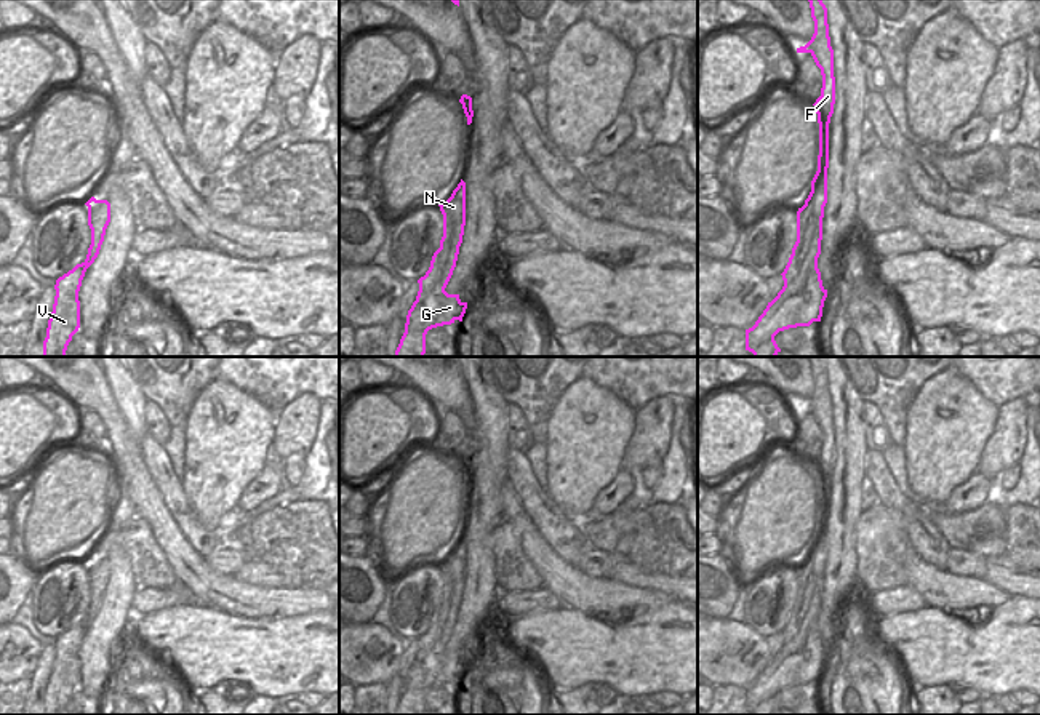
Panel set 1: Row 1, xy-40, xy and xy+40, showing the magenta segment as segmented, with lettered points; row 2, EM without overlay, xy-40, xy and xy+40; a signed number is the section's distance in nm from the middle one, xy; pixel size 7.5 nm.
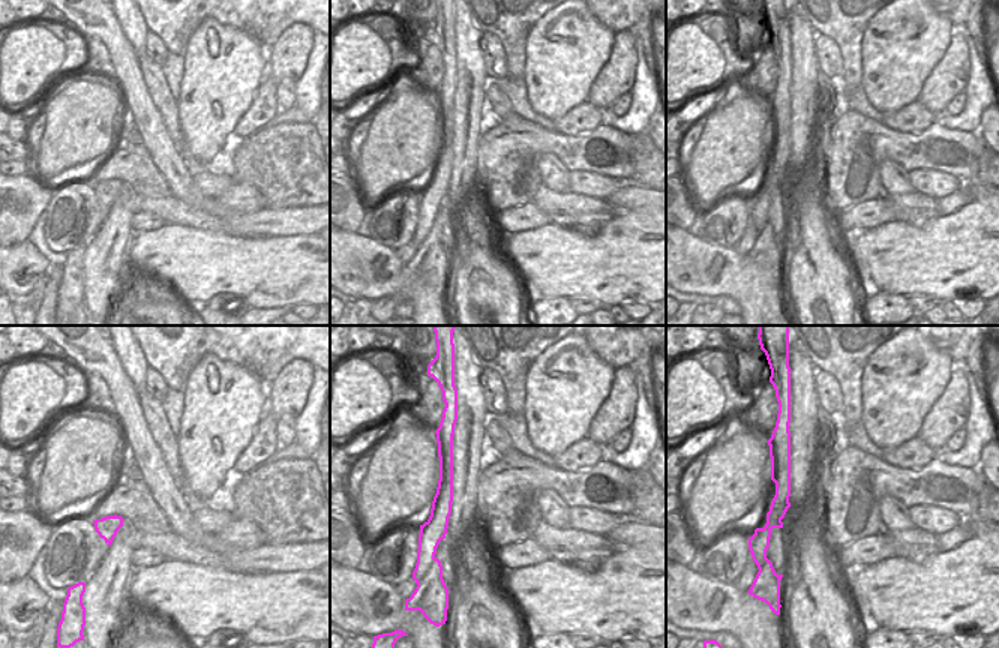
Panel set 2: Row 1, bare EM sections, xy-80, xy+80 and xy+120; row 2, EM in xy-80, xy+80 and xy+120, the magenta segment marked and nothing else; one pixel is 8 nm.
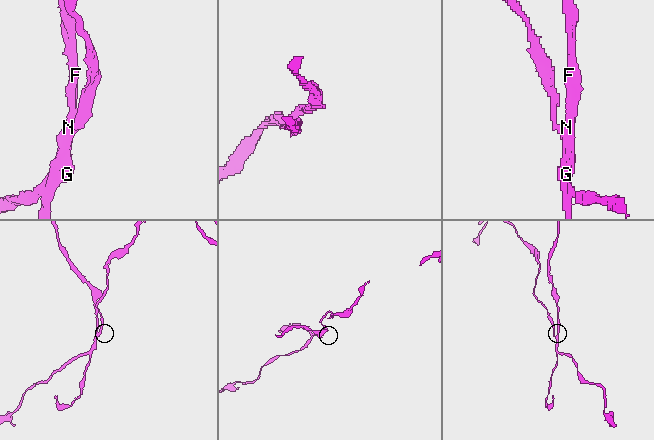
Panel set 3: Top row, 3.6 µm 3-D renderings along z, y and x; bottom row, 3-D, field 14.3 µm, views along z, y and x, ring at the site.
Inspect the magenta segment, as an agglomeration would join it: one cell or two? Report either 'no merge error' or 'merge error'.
merge error

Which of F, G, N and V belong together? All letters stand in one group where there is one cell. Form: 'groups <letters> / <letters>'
groups F N V / G

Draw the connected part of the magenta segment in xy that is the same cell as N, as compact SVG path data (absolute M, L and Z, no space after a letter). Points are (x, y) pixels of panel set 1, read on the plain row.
M461 537L451 555L438 565L443 573L443 595L440 598L440 606L432 614L429 629L418 638L418 661L427 659L443 633L443 625L451 609L453 587L459 577L466 576L466 541Z

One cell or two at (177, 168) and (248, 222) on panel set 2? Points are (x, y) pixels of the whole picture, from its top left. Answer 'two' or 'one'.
one

